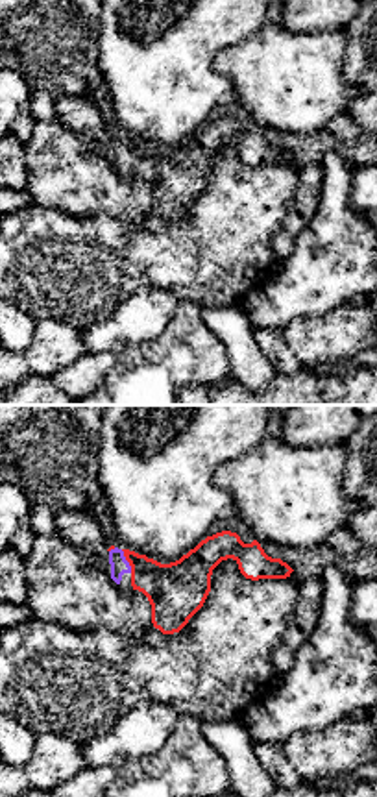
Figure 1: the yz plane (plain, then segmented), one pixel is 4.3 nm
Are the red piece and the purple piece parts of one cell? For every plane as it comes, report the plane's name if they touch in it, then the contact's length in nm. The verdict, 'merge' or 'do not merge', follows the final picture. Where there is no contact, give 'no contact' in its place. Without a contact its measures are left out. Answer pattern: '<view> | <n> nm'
yz | 120 nm

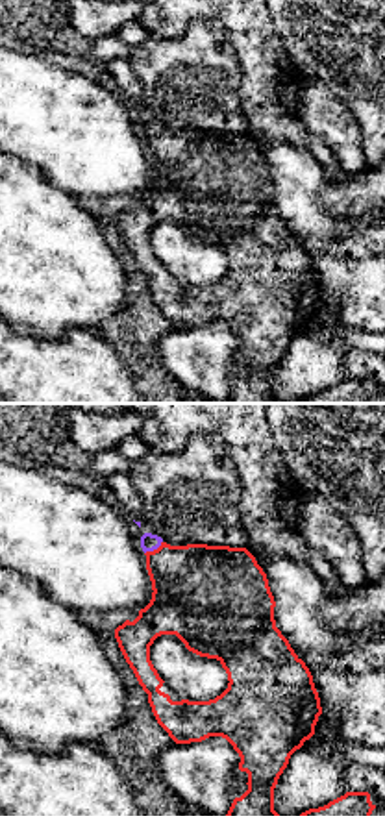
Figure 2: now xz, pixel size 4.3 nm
xz | 100 nm

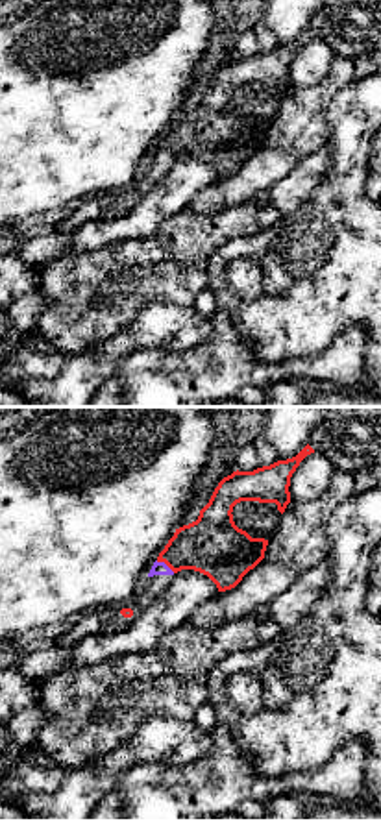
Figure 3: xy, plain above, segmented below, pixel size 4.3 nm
xy | 100 nm

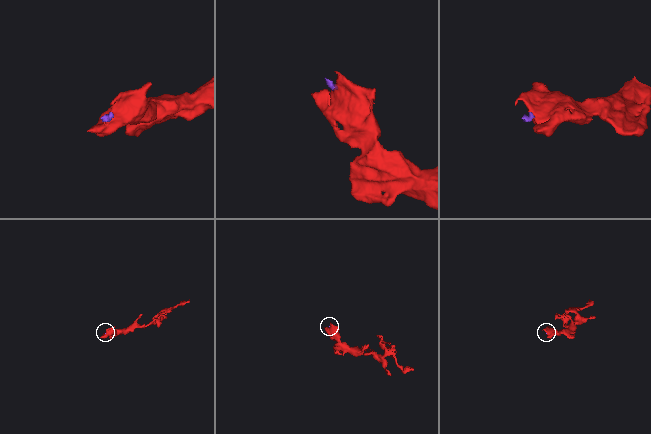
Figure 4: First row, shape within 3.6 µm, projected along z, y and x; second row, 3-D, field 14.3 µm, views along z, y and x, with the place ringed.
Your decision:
merge

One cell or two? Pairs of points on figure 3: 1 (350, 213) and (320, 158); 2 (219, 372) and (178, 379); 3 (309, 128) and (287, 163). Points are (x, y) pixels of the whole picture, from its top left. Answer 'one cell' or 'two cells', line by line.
1: two cells
2: one cell
3: two cells

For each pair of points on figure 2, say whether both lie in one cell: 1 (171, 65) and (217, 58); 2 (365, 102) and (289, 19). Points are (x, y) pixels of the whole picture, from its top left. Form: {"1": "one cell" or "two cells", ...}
{"1": "one cell", "2": "one cell"}

